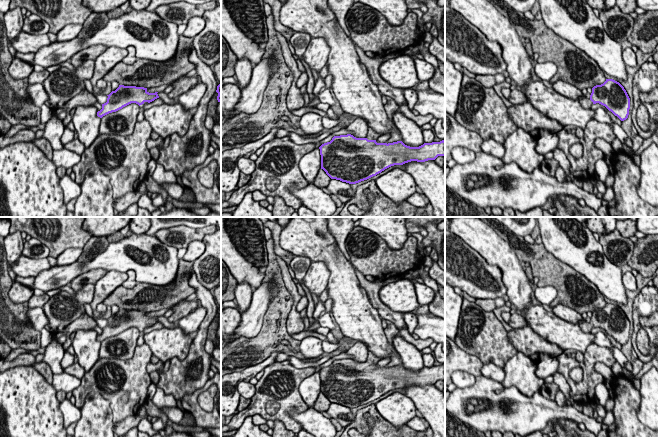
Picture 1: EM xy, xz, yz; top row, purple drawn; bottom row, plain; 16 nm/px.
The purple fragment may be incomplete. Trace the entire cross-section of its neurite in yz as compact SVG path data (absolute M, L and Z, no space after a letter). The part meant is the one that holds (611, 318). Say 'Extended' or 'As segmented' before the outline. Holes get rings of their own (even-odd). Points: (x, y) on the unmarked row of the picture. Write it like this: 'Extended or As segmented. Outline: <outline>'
Extended. Outline: M606 303L603 308L594 310L590 322L583 320L579 322L579 326L584 333L591 333L593 328L599 327L621 345L629 339L630 322L624 311L613 303Z

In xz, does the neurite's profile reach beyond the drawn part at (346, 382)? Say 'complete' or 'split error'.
split error

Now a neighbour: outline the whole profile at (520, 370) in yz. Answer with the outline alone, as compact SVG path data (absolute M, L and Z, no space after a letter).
M518 352L503 367L505 378L501 384L504 388L515 386L522 394L532 397L544 384L544 379L536 376L536 369L536 361Z

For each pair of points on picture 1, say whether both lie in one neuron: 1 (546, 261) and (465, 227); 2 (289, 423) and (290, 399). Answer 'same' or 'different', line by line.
1: different
2: same

